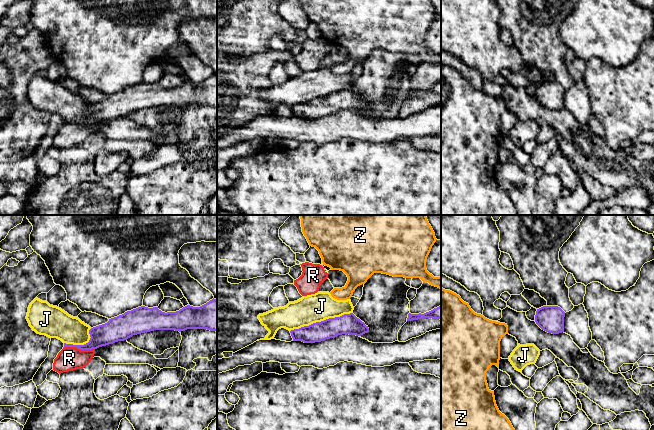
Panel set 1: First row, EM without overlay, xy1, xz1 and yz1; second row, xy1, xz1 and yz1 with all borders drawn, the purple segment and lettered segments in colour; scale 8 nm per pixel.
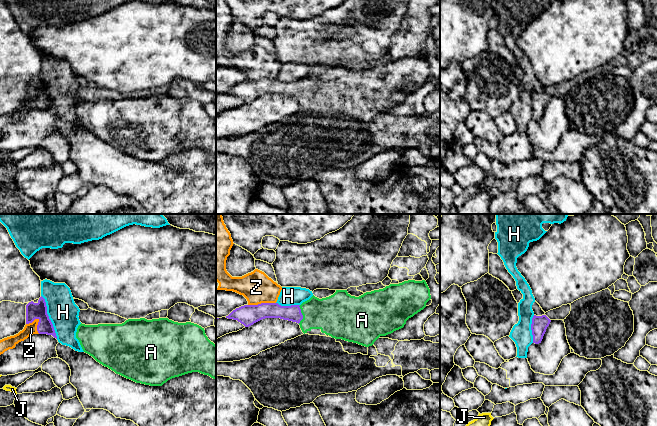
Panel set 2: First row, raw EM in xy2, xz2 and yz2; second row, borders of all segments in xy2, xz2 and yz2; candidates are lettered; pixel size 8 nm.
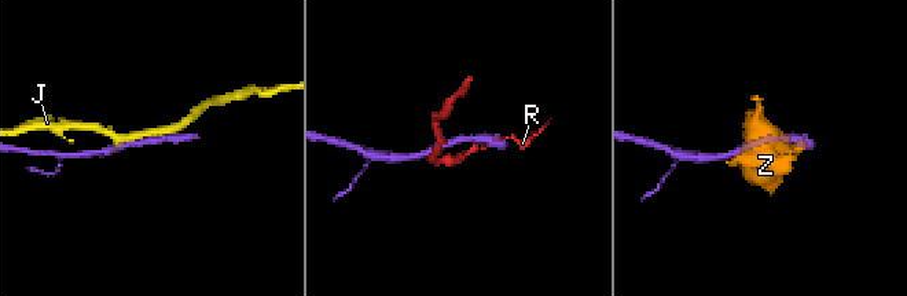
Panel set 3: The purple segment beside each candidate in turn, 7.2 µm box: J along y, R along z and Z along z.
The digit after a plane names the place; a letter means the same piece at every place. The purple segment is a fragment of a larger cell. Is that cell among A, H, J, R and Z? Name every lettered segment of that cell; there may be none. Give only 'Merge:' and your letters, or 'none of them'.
Merge: A

